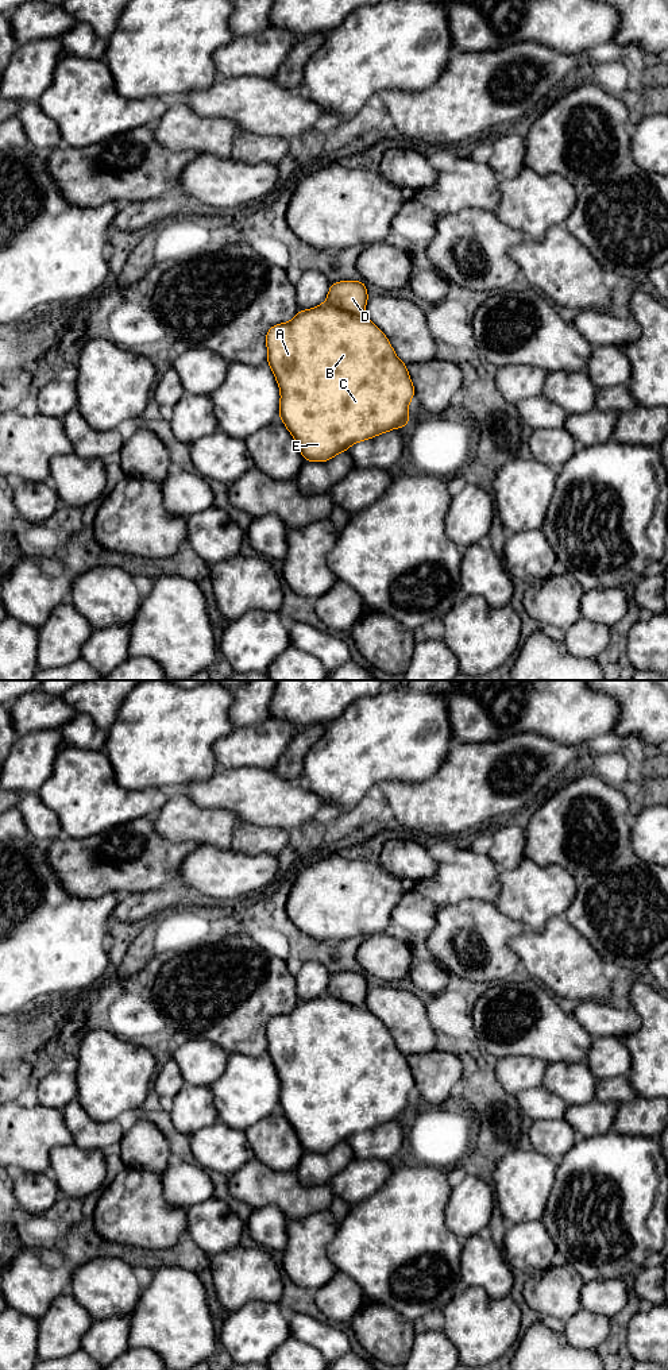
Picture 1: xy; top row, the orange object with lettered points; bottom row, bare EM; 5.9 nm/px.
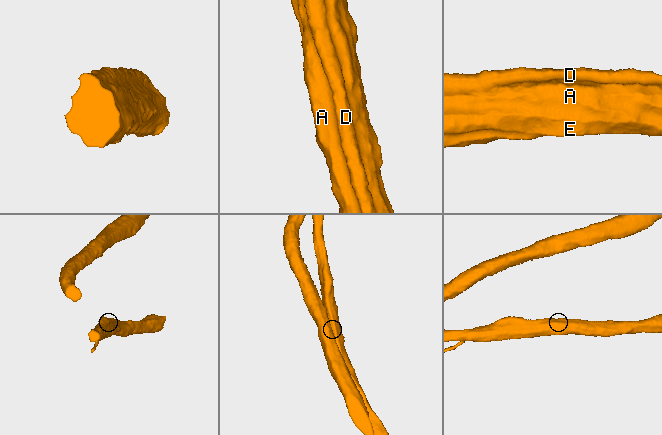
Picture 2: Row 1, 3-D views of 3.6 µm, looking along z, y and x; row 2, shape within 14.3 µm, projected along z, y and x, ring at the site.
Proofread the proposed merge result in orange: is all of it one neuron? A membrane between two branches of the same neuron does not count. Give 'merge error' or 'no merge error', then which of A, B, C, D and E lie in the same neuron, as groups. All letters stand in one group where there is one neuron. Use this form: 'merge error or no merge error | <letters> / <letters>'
merge error | A B C E / D

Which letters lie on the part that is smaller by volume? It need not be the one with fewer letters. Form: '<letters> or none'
D

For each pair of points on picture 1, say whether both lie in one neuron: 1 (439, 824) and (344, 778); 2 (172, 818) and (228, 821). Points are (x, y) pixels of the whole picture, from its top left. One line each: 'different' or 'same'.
1: different
2: same

